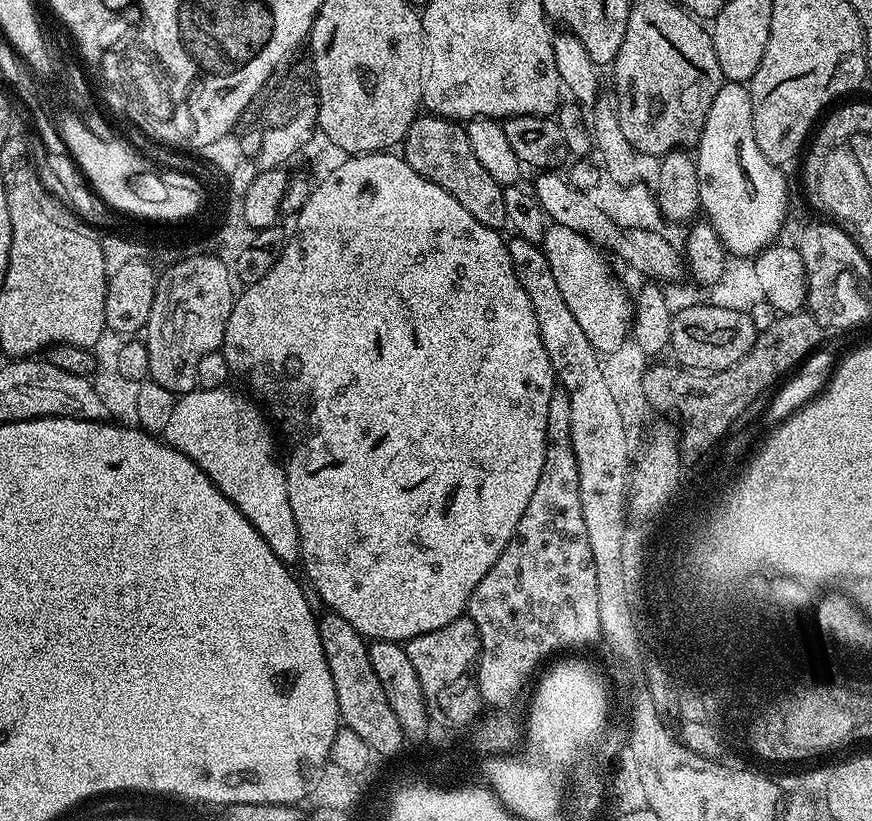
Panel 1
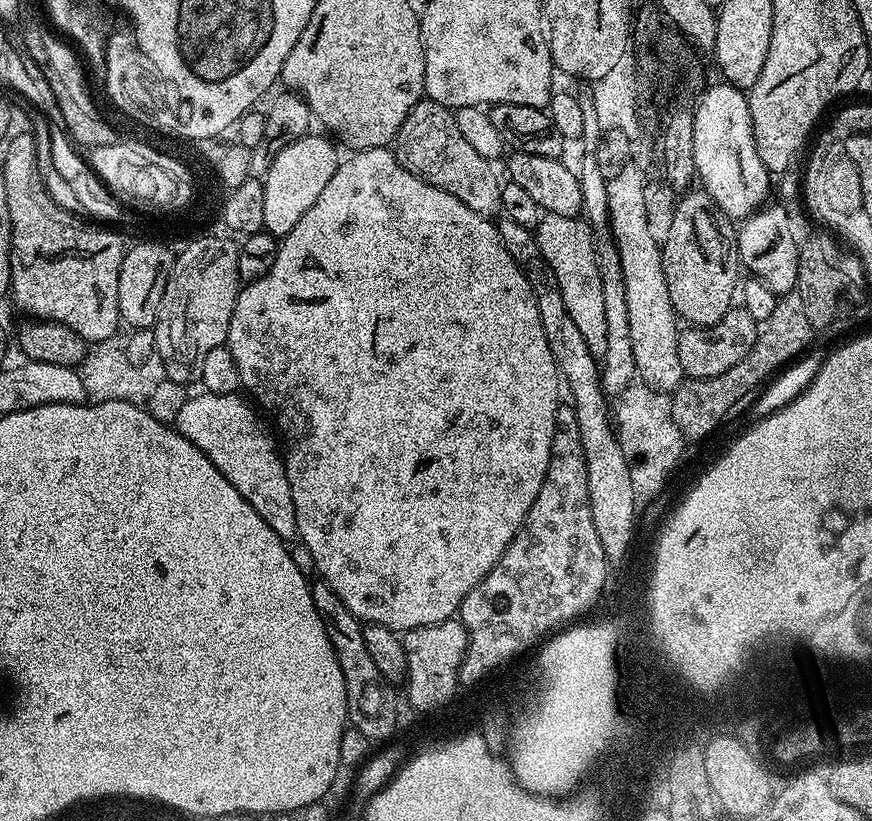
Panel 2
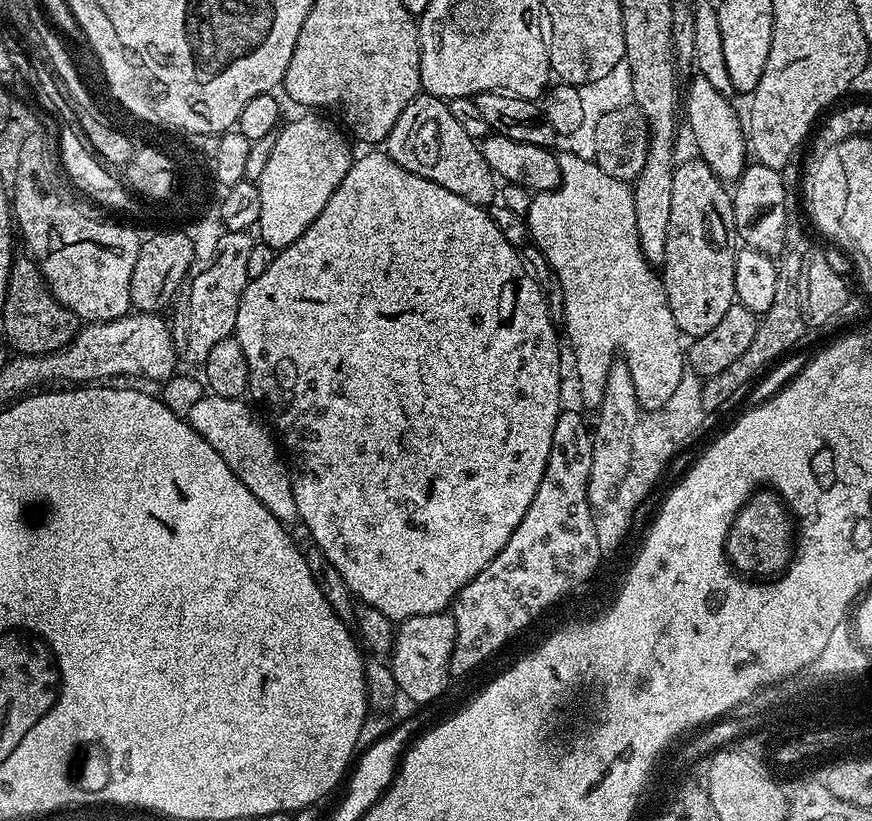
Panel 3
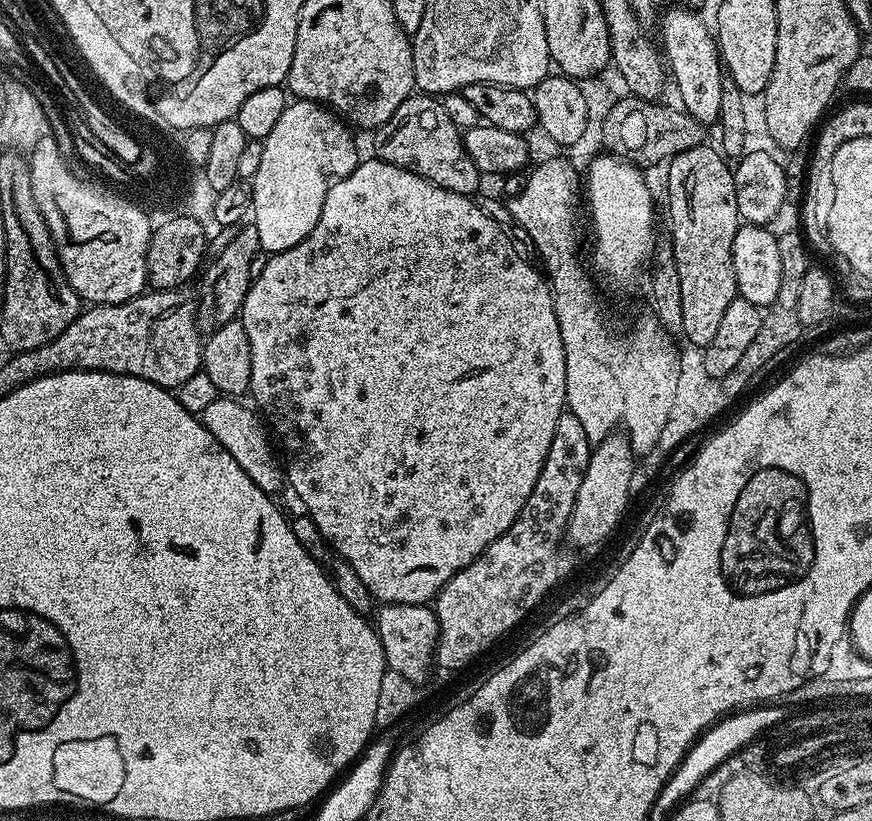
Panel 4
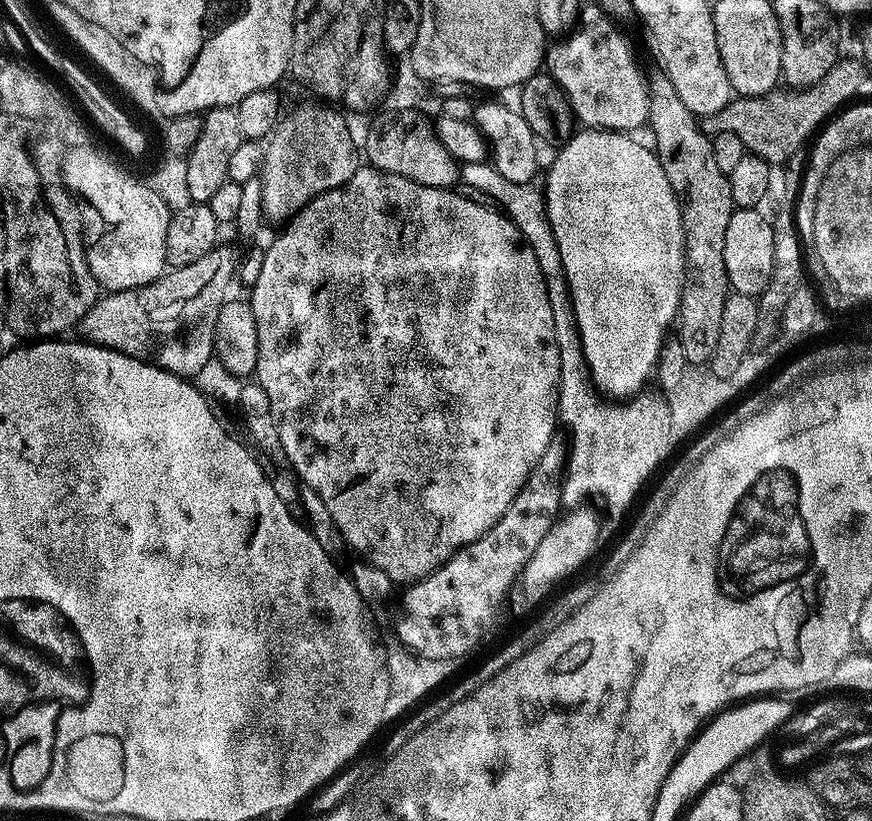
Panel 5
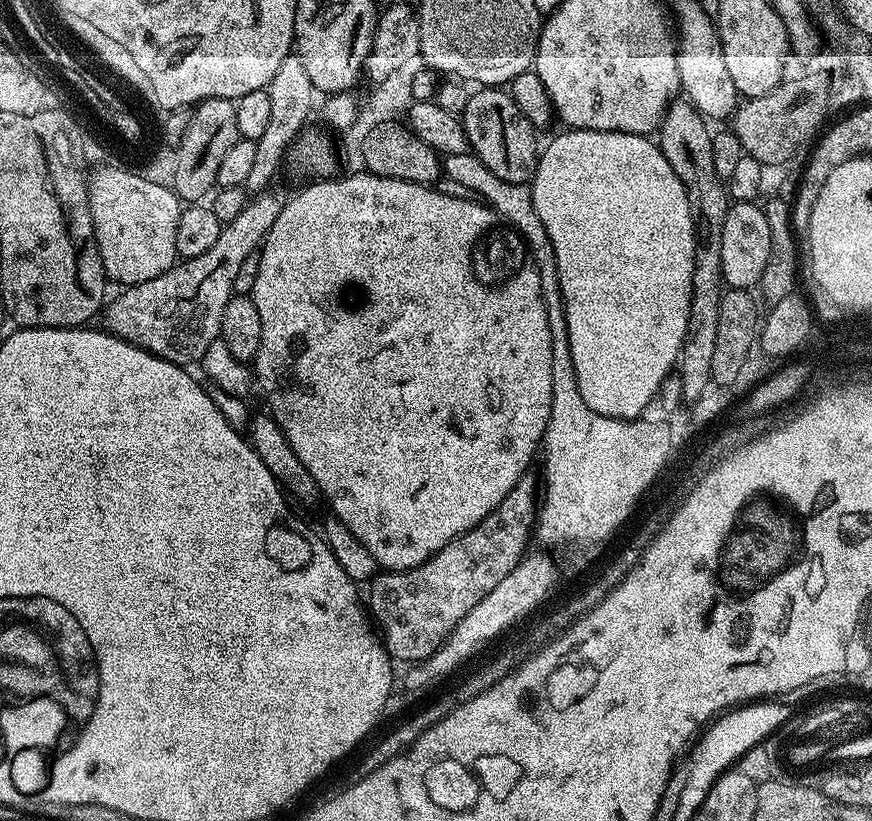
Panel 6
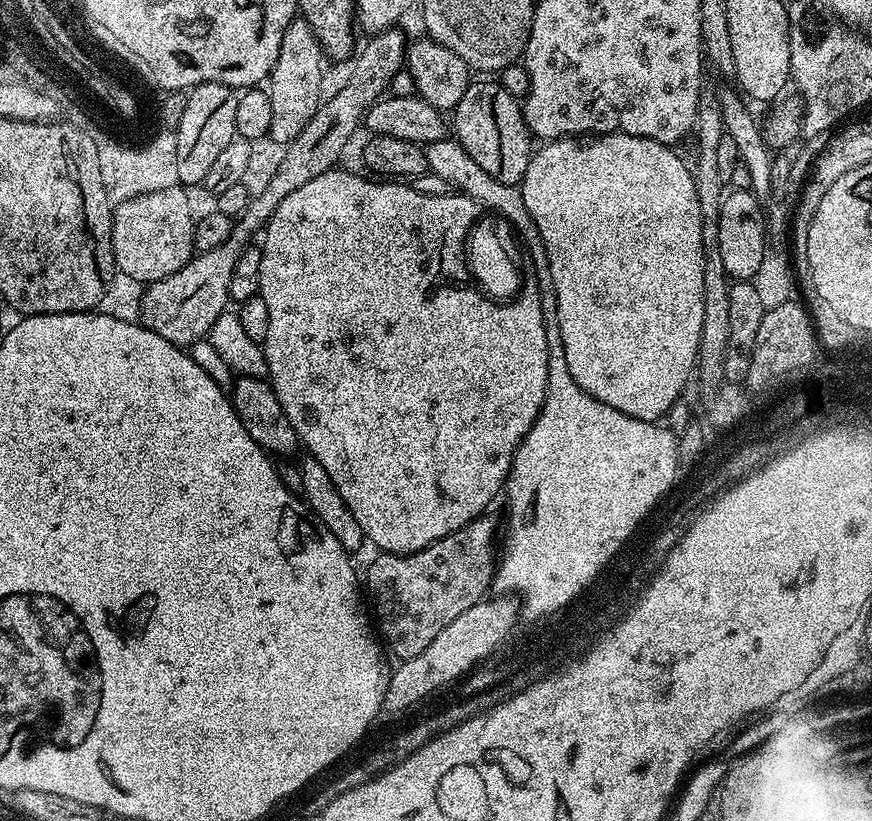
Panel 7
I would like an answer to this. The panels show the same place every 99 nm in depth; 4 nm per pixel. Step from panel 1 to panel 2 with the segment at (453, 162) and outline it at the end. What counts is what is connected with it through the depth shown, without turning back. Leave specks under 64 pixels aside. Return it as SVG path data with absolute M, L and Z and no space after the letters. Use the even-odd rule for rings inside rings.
M427 98L420 99L410 110L406 122L402 122L400 132L394 141L394 151L398 162L410 174L420 176L427 182L454 194L458 202L470 206L480 216L495 217L501 211L501 178L496 177L493 161L482 158L466 143L466 138L456 125L456 113L451 108Z

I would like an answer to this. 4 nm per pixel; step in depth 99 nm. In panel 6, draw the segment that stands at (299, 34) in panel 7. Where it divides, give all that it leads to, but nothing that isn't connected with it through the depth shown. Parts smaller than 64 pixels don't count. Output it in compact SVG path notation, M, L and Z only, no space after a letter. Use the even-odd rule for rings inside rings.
M289 54L282 66L278 66L278 74L274 74L267 90L270 94L270 123L266 125L262 138L256 140L258 155L254 158L254 167L250 169L250 178L246 185L247 191L252 194L267 192L273 187L272 179L275 178L280 163L285 163L290 147L309 123L308 115L311 112L313 115L314 112L314 89L310 82L310 74L306 74L306 66L302 66L302 62L294 54Z

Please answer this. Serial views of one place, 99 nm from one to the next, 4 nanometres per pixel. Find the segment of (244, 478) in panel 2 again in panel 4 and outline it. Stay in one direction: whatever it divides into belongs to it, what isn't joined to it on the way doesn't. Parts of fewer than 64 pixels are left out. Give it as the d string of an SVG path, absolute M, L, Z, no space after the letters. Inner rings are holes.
M217 398L214 402L210 402L210 406L206 406L206 410L202 413L206 430L210 430L210 434L214 434L214 438L218 438L220 445L230 453L230 458L234 458L234 462L238 462L238 466L242 466L242 470L250 474L258 490L269 494L279 493L285 487L286 472L281 461L279 464L275 454L272 453L272 444L268 441L269 429L251 407L248 409L246 405L240 403L244 402L236 398Z

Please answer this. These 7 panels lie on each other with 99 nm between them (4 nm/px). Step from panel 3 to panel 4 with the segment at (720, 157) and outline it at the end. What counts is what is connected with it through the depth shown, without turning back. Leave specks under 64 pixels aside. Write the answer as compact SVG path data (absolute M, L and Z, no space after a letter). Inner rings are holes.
M685 6L669 7L659 17L662 56L666 61L670 80L676 83L676 92L683 110L705 126L717 123L722 106L722 62L713 29L704 25L699 11Z

